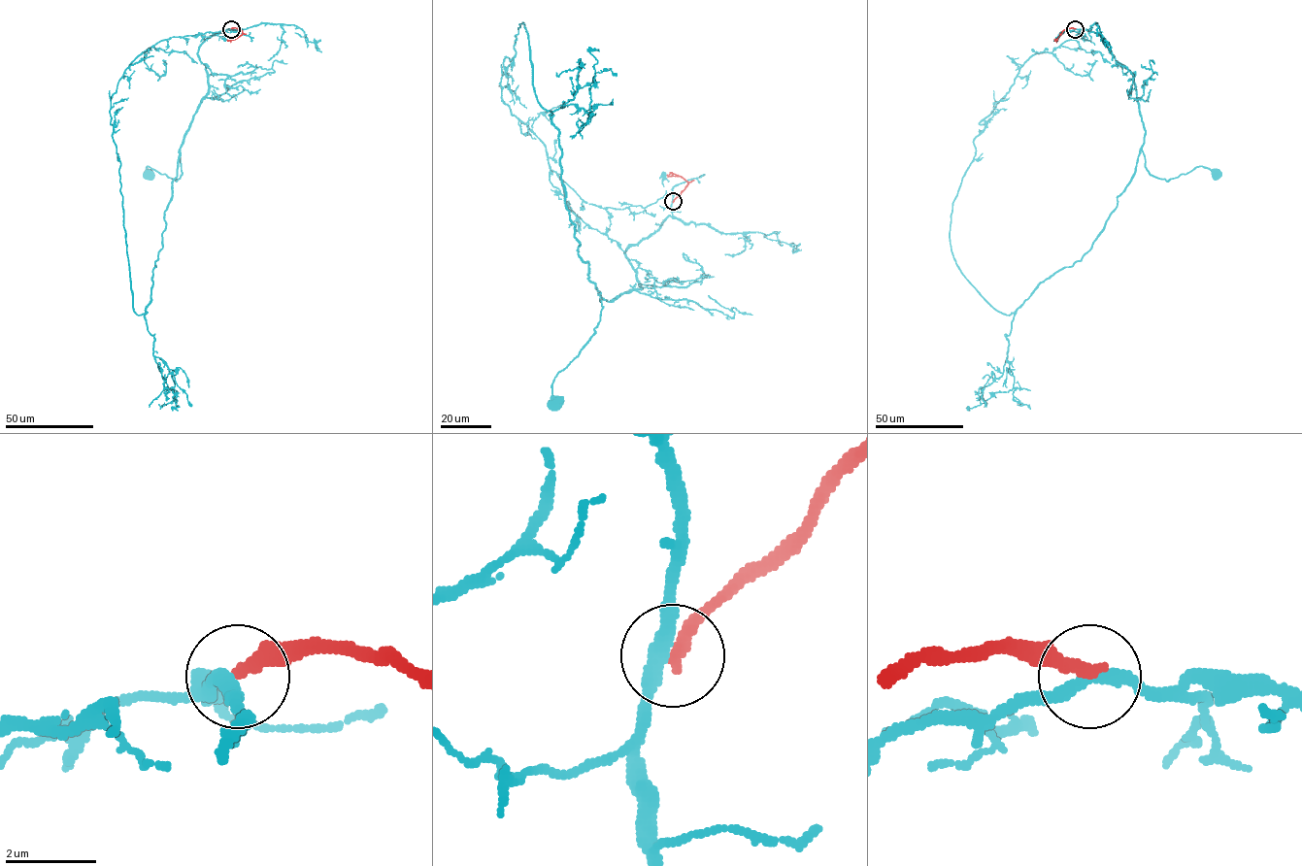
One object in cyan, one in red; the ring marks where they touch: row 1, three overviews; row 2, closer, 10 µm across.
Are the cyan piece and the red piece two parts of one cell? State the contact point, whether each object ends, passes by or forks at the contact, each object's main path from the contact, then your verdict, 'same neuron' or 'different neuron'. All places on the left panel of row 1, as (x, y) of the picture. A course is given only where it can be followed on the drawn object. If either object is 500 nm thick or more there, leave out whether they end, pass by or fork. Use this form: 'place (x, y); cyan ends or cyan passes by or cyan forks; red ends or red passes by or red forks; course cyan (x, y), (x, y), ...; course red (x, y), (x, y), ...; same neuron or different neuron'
place (231, 29); cyan passes by; red ends; course cyan (231, 28), (208, 38), (199, 47), (208, 93), (180, 149), (180, 179), (175, 180), (148, 166), (149, 172); course red (231, 28), (237, 28), (242, 33), (227, 40); different neuron

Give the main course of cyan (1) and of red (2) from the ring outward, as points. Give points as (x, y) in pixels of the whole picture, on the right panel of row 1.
1: (1075, 28), (1102, 38), (1133, 76), (1150, 174), (1169, 180), (1199, 166), (1217, 172)
2: (1075, 28), (1063, 30), (1055, 40)

